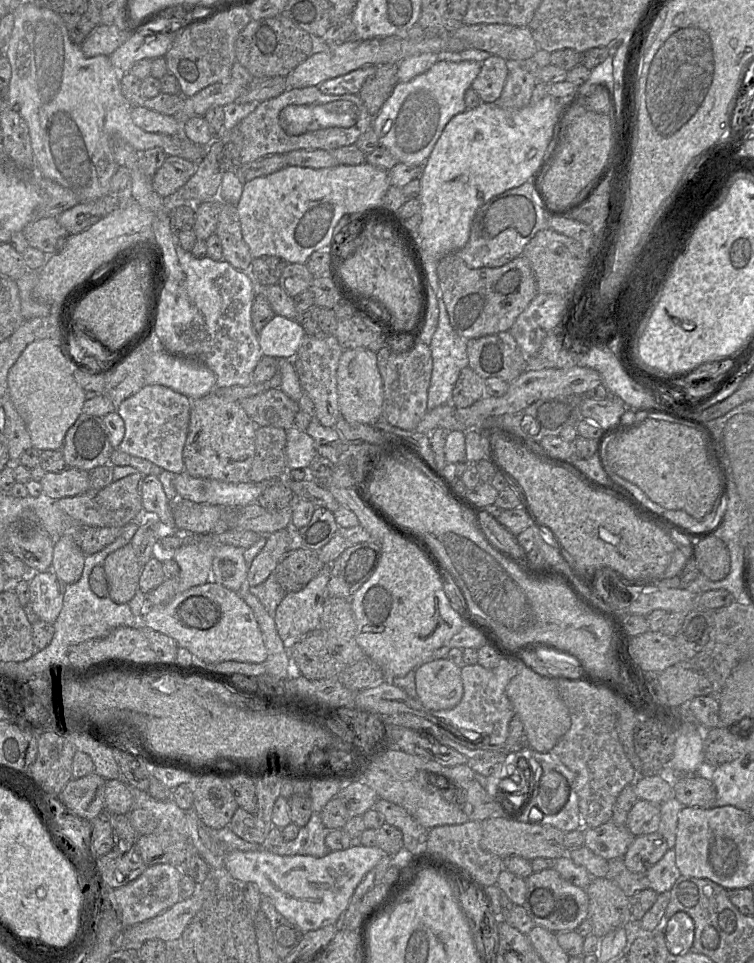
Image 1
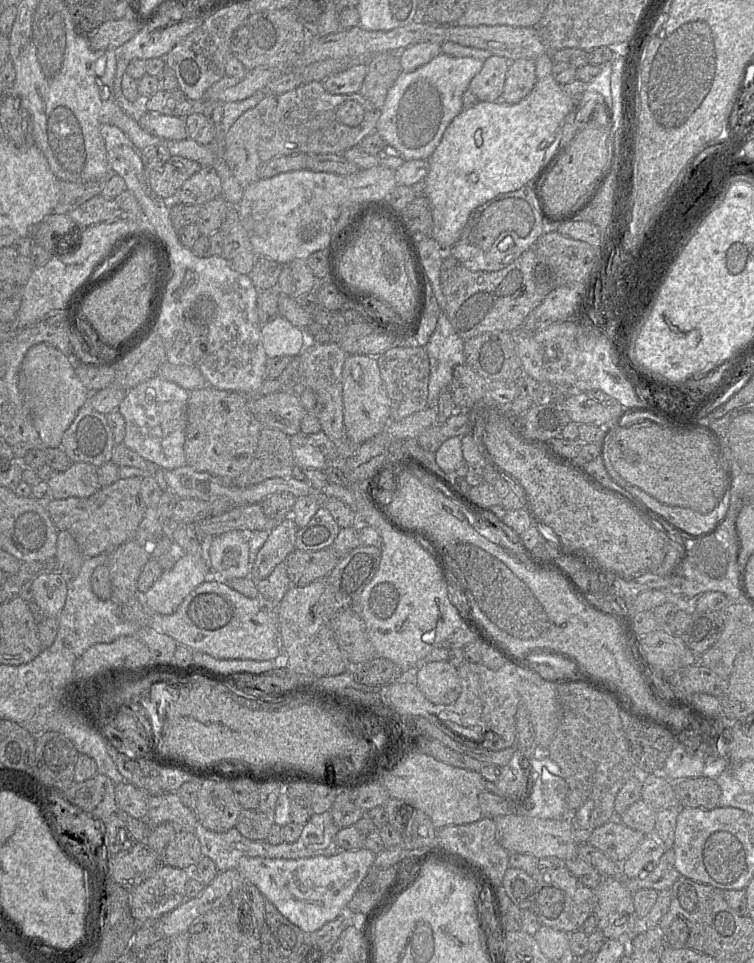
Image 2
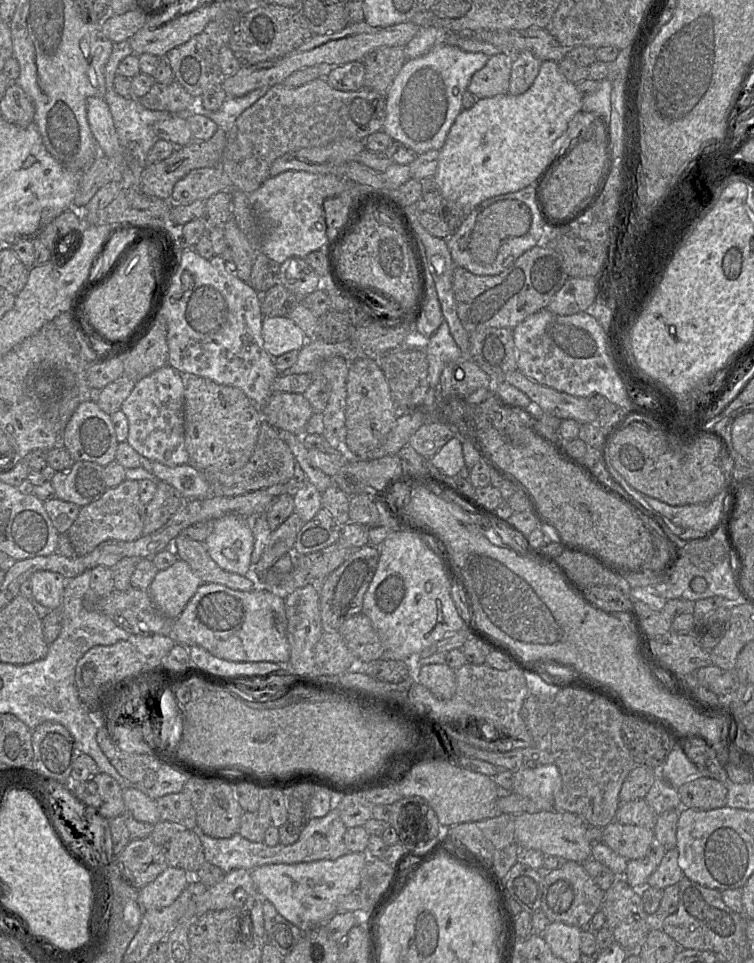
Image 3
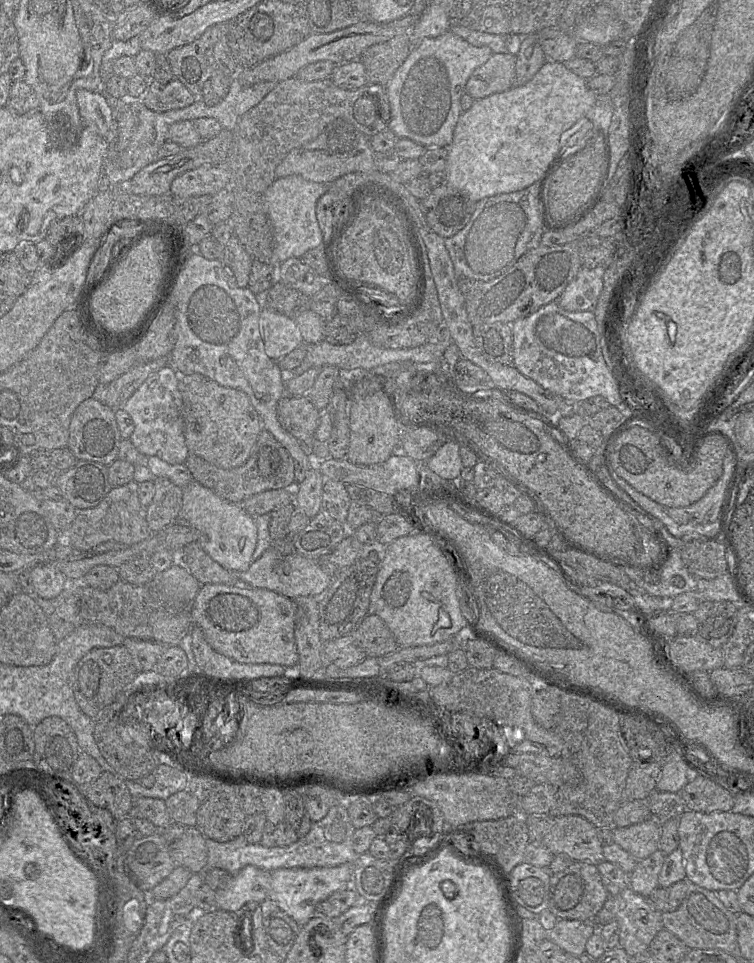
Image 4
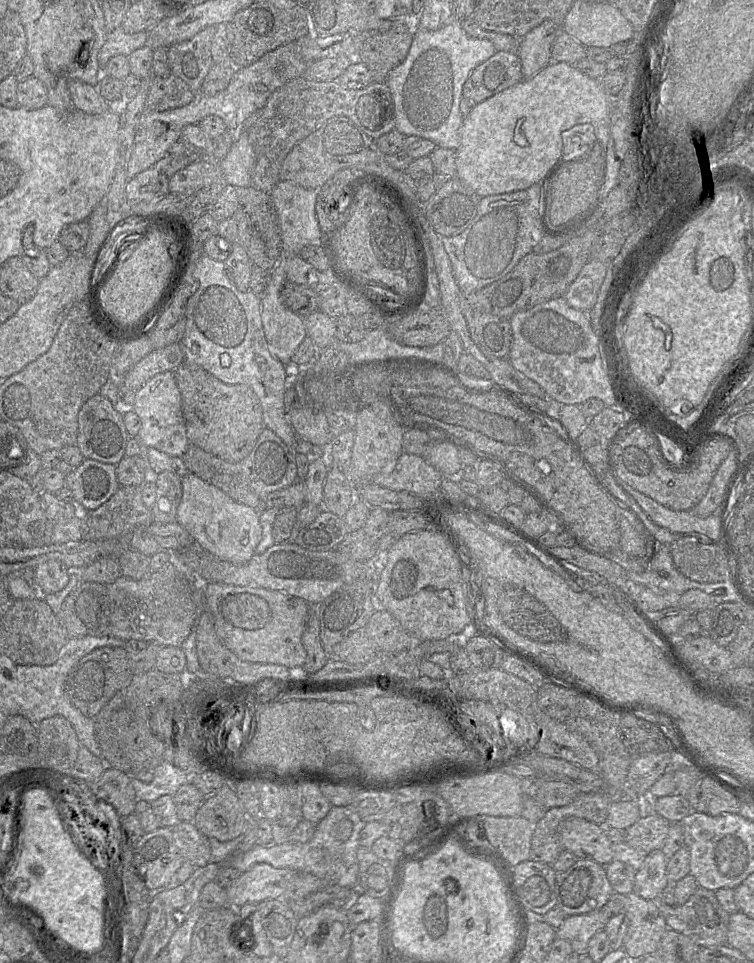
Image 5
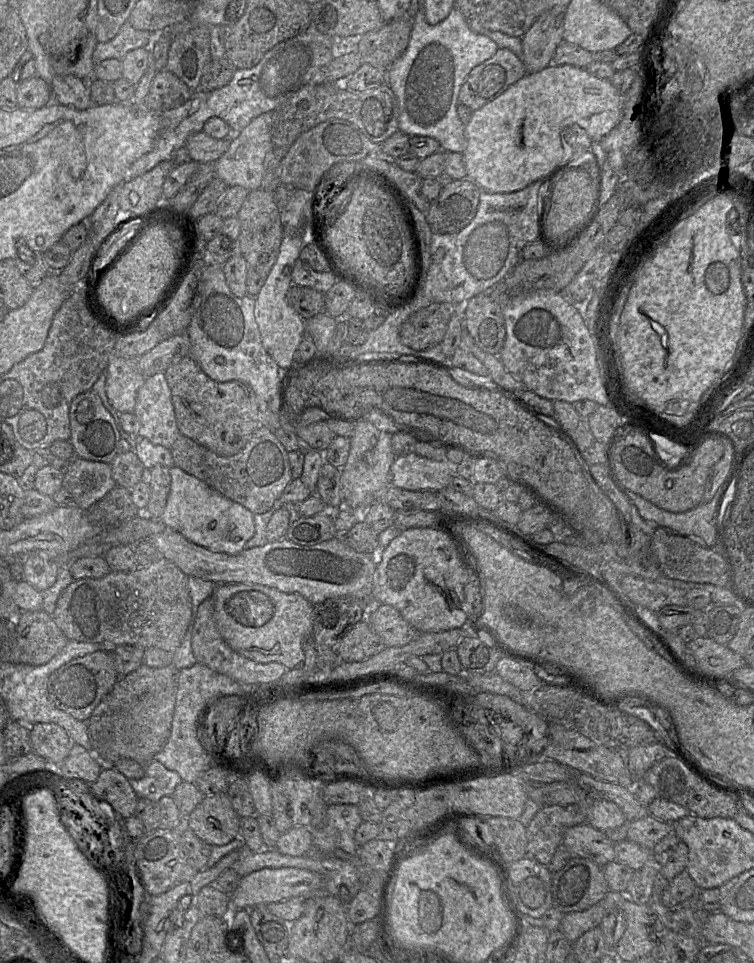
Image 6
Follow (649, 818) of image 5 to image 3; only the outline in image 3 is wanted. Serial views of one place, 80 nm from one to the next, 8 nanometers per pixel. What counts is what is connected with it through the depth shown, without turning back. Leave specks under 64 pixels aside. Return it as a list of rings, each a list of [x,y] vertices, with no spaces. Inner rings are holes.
[[[614,820],[602,829],[602,842],[627,860],[644,858],[655,841],[653,828],[621,824]]]

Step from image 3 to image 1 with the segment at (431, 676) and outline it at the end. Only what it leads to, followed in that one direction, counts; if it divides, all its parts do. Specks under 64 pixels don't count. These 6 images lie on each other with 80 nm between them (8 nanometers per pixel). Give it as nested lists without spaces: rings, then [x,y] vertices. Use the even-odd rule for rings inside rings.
[[[448,658],[419,666],[415,678],[417,698],[427,710],[450,710],[462,700],[461,667]]]

